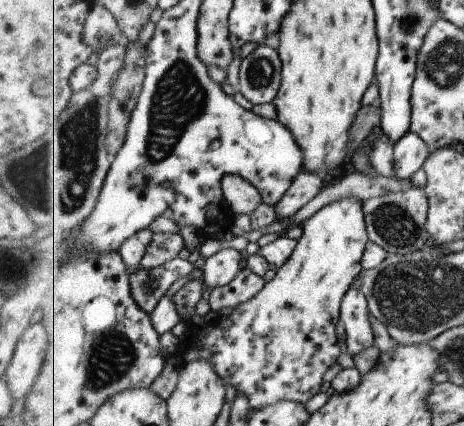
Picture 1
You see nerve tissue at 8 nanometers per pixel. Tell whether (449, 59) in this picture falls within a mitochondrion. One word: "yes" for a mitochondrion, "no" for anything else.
yes

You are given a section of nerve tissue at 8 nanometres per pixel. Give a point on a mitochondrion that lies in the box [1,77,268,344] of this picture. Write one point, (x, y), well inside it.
(57, 178)

